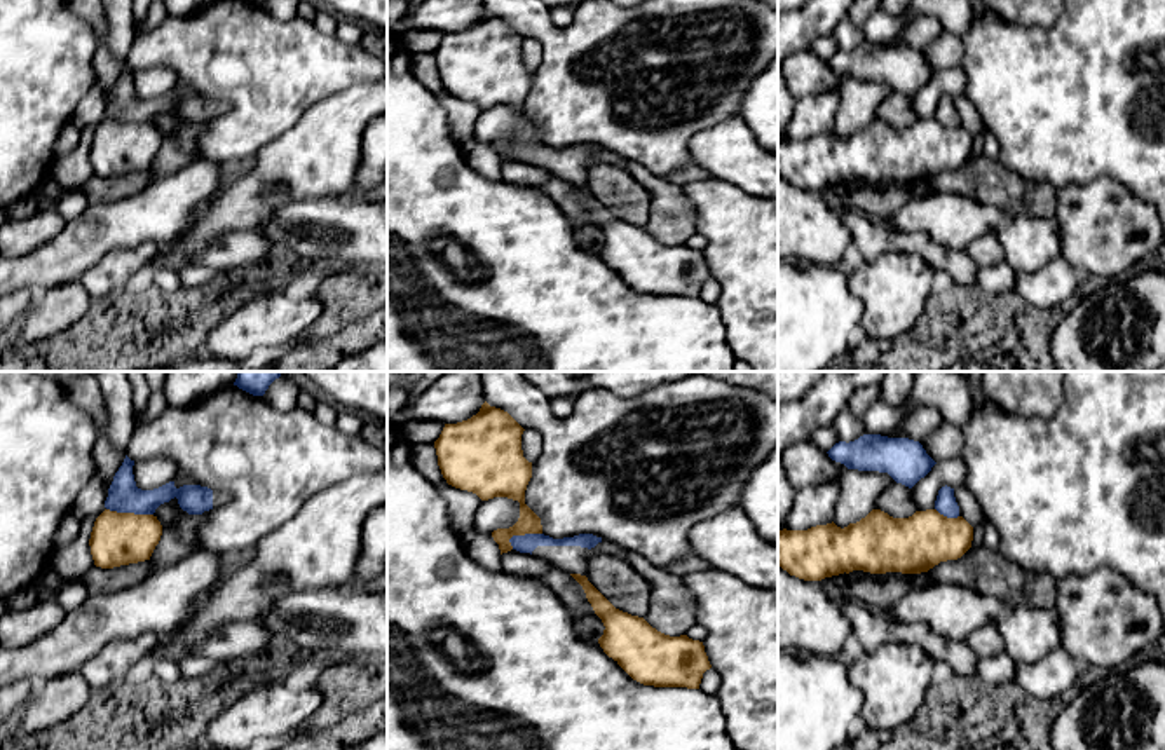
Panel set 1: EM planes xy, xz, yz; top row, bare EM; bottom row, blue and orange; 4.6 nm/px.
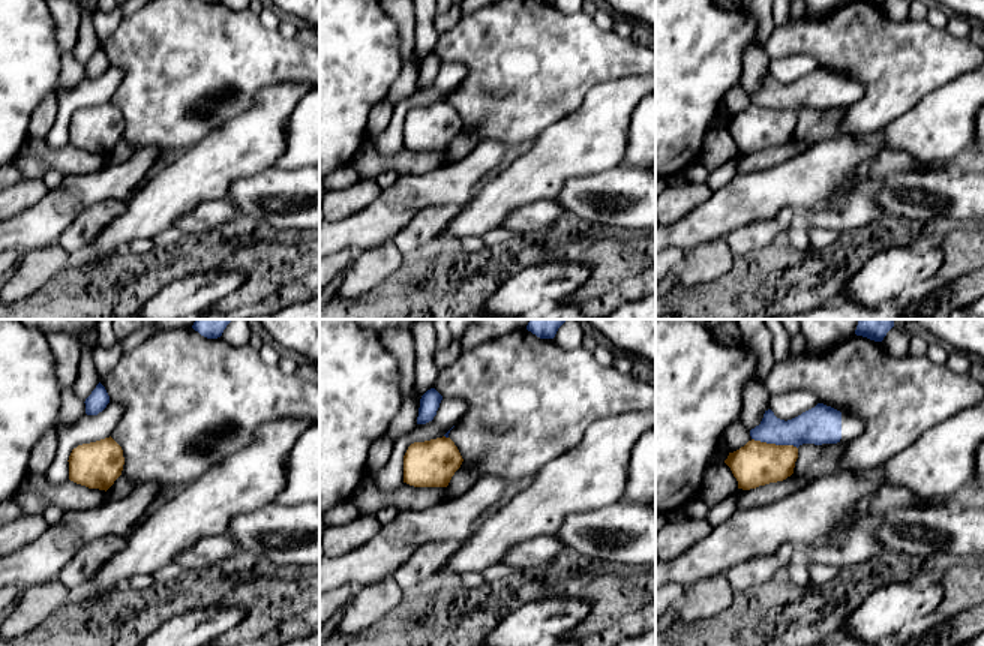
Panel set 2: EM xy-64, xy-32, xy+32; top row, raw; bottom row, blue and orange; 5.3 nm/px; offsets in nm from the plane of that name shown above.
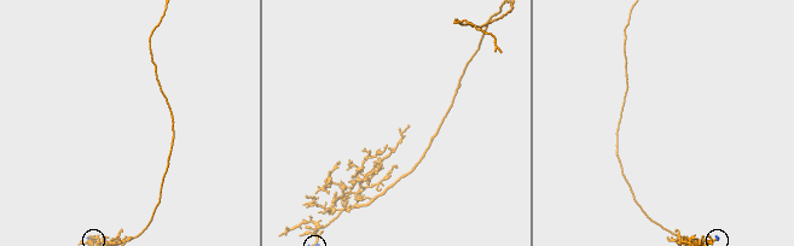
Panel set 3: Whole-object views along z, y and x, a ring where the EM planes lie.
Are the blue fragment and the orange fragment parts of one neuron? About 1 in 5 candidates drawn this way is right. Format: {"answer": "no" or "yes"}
{"answer": "no"}

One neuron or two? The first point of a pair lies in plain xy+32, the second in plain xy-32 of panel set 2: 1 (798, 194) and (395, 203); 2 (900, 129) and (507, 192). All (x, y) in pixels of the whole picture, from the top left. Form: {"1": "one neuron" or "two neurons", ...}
{"1": "one neuron", "2": "one neuron"}

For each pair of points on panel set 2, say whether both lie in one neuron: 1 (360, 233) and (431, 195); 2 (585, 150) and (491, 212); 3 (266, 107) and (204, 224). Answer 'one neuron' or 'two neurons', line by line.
1: one neuron
2: one neuron
3: two neurons

